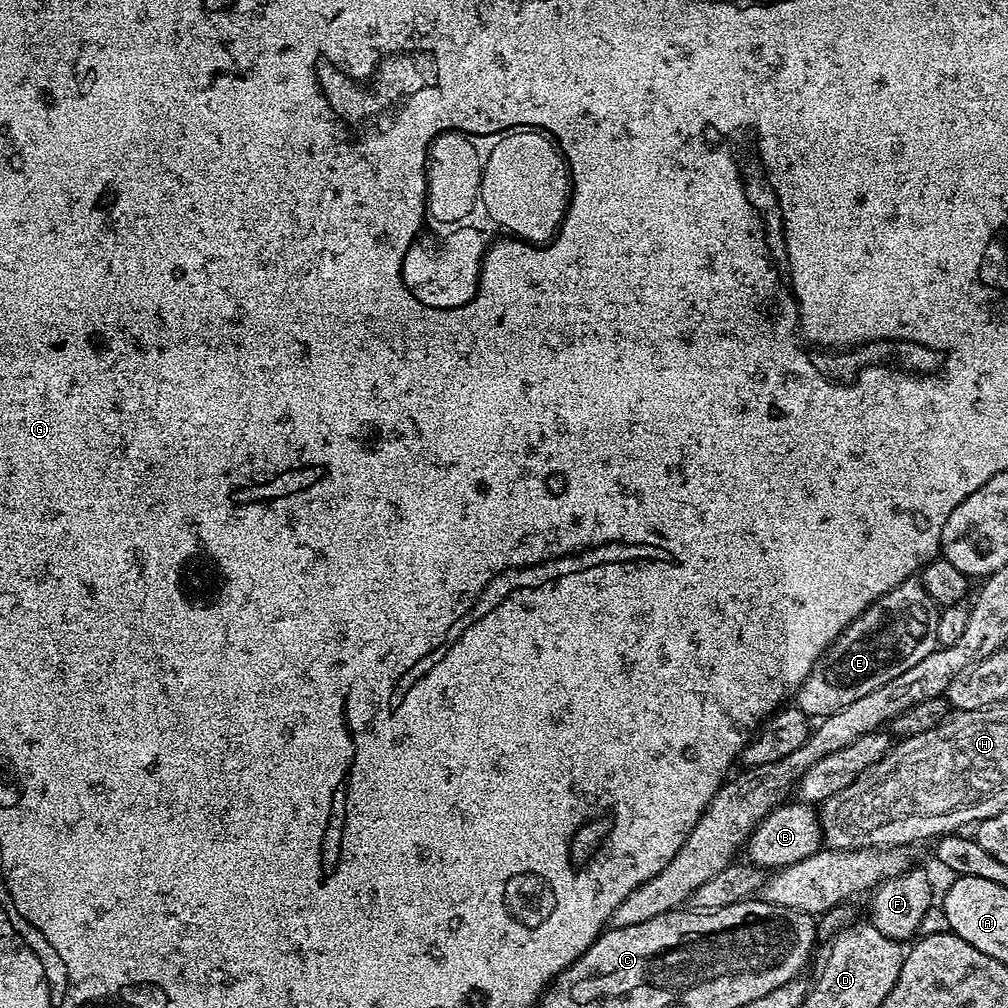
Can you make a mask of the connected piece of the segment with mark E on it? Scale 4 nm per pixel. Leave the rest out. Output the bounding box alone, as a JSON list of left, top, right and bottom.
[794,579,938,718]

